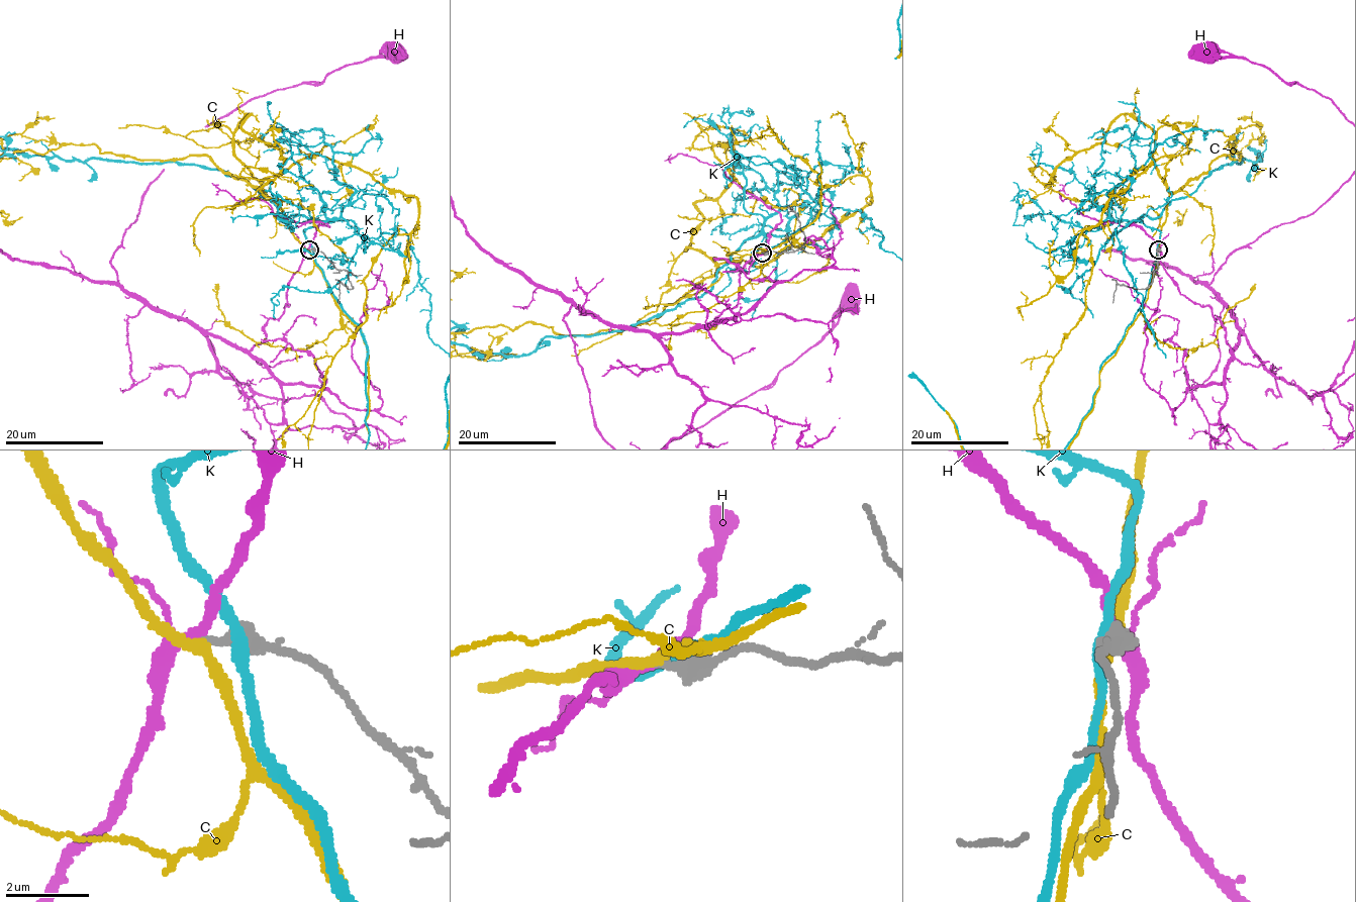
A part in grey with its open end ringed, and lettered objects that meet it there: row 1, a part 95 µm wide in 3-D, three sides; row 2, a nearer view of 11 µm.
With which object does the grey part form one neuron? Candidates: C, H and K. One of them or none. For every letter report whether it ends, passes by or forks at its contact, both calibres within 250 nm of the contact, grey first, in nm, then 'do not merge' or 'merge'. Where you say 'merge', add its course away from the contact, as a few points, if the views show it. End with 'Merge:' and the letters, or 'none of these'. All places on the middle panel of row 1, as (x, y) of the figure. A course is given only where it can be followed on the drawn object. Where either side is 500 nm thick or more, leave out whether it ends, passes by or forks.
C: it passes by; 400 nm thick on the grey side, 240 nm on the other; merge
H: it forks there; 320 nm thick on the grey side, 190 nm on the other; do not merge
K: 500 nm thick on the grey side, 240 nm on the other; do not merge
Merge: C

